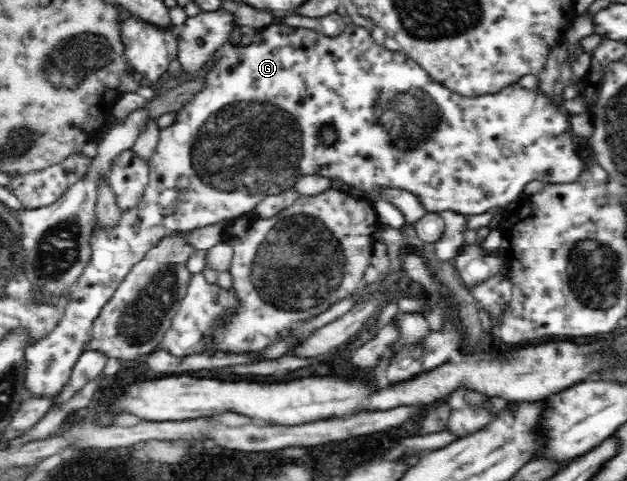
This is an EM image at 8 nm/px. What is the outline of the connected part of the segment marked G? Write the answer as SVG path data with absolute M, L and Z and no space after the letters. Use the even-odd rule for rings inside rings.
M273 23L269 26L266 26L261 31L256 31L252 34L252 41L249 45L242 47L242 45L235 45L230 41L222 43L220 49L217 49L217 52L214 54L214 58L212 60L213 66L209 69L206 77L204 78L205 87L201 89L201 91L197 91L195 95L193 95L192 99L182 107L183 111L179 111L179 115L177 115L174 124L167 128L163 128L163 131L160 131L160 137L158 139L158 144L156 145L155 151L153 155L151 155L149 162L150 162L150 181L143 191L143 195L141 195L141 200L135 207L129 209L127 212L121 211L121 219L119 219L119 223L117 225L113 225L111 228L105 229L98 223L98 219L95 217L95 221L93 221L93 229L92 229L92 237L89 241L89 245L91 245L91 257L90 260L87 262L83 273L79 276L78 282L76 283L75 289L73 292L70 293L70 301L69 304L65 307L65 313L63 313L64 317L53 327L53 331L45 335L45 337L37 340L33 345L29 345L24 349L24 357L25 357L25 376L26 382L24 383L25 388L27 389L27 394L29 396L49 396L49 395L56 395L59 394L60 391L70 382L73 368L75 367L76 361L81 357L81 354L85 351L86 345L92 341L92 327L93 322L97 321L97 317L101 313L103 307L106 306L106 303L114 296L115 290L121 285L121 282L129 275L130 271L132 270L133 266L136 266L146 254L146 251L149 251L152 247L155 247L163 238L171 235L173 232L188 232L193 231L194 229L201 229L207 225L213 225L219 223L221 221L228 221L233 220L234 218L238 218L241 214L251 212L251 209L257 205L257 203L261 203L263 199L267 196L274 196L284 192L285 190L293 190L294 185L298 183L301 177L305 177L307 175L317 175L320 177L325 177L329 179L339 179L343 181L345 184L357 187L367 193L366 198L368 197L369 193L373 192L373 188L396 188L396 189L403 189L405 192L409 192L419 199L421 202L421 206L425 208L426 212L431 213L438 213L444 211L451 211L457 214L466 215L467 217L470 215L479 215L479 213L487 213L489 209L493 209L493 207L502 207L504 208L505 205L509 205L510 201L515 201L517 199L518 193L523 193L525 186L535 180L543 182L544 184L567 184L567 183L574 183L578 181L580 174L584 171L585 164L579 158L577 152L575 152L575 145L573 144L573 140L571 137L573 133L569 131L569 116L561 109L560 104L558 101L554 101L551 97L539 91L538 89L528 89L519 84L511 84L507 85L507 87L501 89L500 92L497 93L485 93L480 96L475 97L467 97L461 96L459 93L455 94L453 91L450 91L448 87L445 85L438 83L438 81L433 80L429 76L429 73L426 73L417 63L416 61L411 60L407 53L403 52L403 50L399 51L389 51L383 45L378 45L373 39L371 35L371 31L369 29L358 26L357 24L352 23L348 29L343 30L339 35L333 37L326 37L325 35L321 35L311 29L302 28L302 27L293 27L290 25ZM324 127L335 127L335 131L337 132L338 139L333 145L330 147L325 147L321 144L321 130Z

